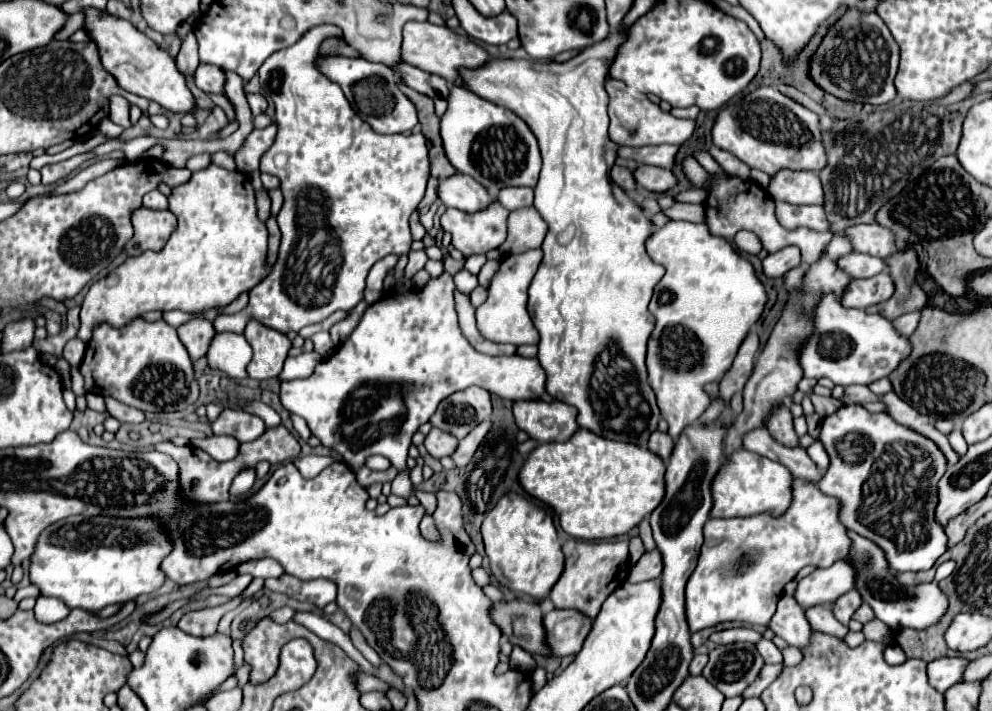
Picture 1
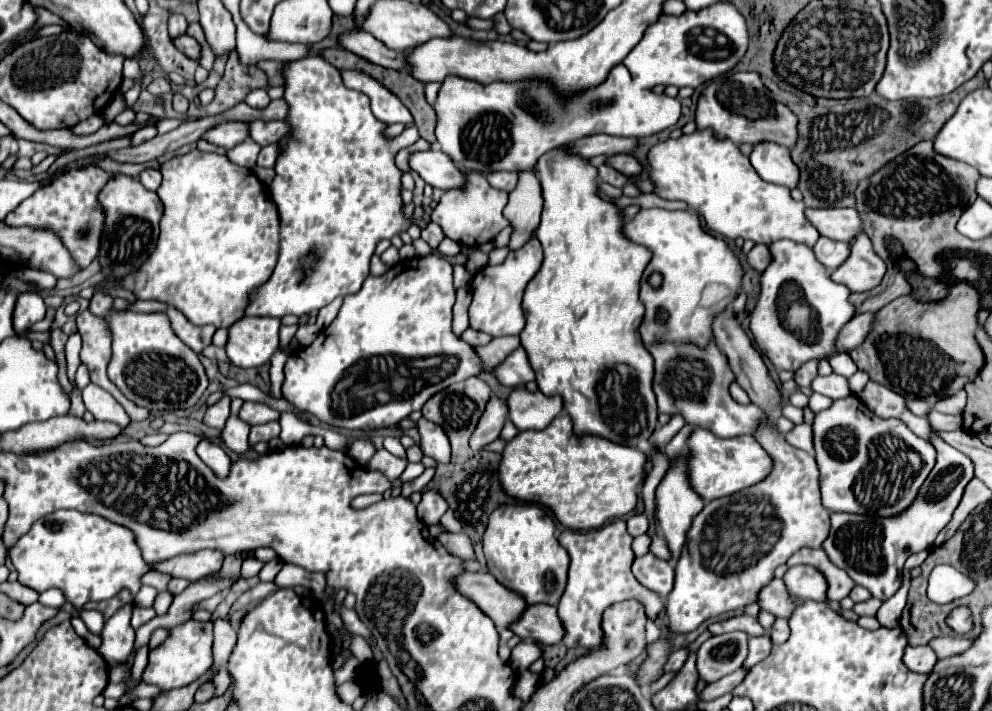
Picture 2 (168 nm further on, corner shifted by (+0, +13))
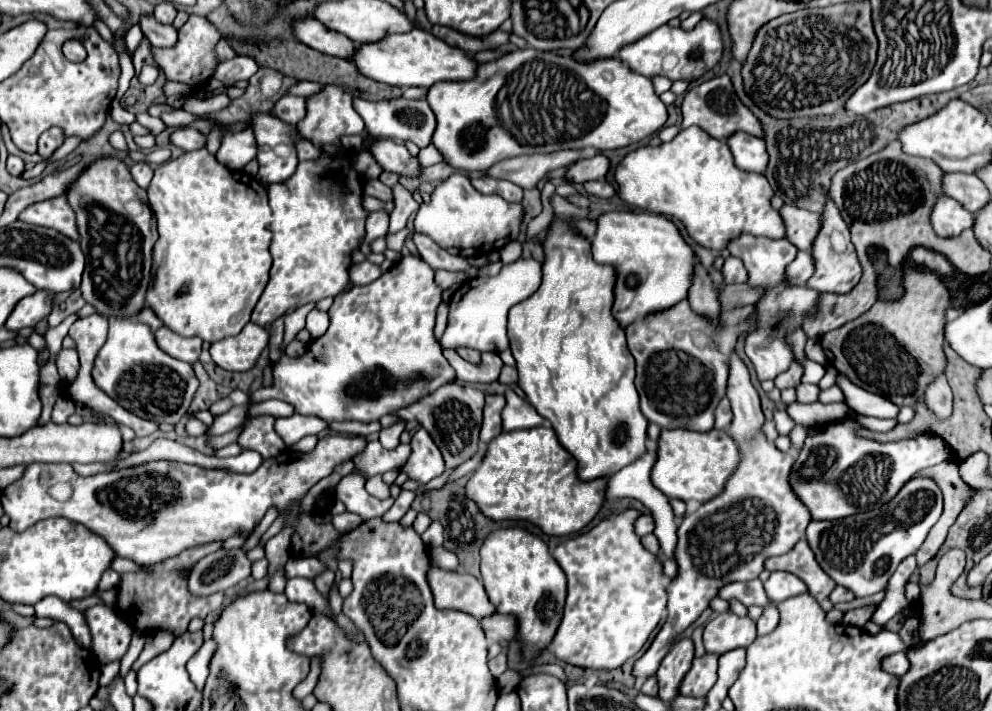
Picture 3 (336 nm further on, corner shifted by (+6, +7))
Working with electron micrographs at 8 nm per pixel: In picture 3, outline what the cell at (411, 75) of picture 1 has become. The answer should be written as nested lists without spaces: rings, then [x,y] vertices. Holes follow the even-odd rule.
[[[293,18],[291,22],[291,32],[295,38],[303,44],[307,44],[313,50],[319,50],[323,54],[331,54],[337,58],[347,58],[355,52],[355,42],[345,38],[343,34],[327,30],[319,20],[315,18]]]

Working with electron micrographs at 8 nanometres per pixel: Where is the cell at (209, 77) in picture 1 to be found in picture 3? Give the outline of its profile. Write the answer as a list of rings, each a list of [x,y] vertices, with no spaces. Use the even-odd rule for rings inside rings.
[[[153,14],[141,16],[139,26],[143,36],[157,48],[171,48],[177,42],[177,30],[173,26],[161,26],[157,20],[153,20]]]

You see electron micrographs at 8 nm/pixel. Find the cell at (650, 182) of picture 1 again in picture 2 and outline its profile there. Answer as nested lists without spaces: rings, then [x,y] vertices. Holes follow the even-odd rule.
[[[615,154],[615,156],[609,156],[607,164],[613,166],[615,170],[619,170],[625,176],[631,176],[631,178],[635,178],[635,176],[639,176],[643,172],[643,164],[633,154]]]

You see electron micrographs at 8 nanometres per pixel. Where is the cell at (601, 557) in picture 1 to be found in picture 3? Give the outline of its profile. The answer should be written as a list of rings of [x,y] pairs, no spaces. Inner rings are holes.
[[[635,508],[623,510],[553,550],[553,558],[567,576],[565,614],[549,644],[549,650],[559,660],[593,670],[619,668],[643,648],[663,618],[667,608],[667,578],[659,556],[647,552],[635,534],[639,514]]]

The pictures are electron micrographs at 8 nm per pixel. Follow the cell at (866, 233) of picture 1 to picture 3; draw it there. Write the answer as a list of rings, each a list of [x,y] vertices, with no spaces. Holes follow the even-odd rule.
[[[781,206],[781,218],[785,222],[785,236],[789,242],[793,242],[797,246],[797,250],[809,250],[817,230],[821,226],[821,216],[809,210],[801,210],[795,206]]]

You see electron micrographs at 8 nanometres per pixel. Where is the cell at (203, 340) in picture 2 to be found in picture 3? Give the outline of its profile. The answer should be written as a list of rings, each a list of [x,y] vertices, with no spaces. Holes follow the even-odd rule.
[[[165,326],[155,332],[155,340],[163,352],[167,352],[169,356],[173,356],[181,362],[187,362],[187,364],[197,362],[197,358],[201,354],[201,344],[203,344],[201,338],[183,338]]]

